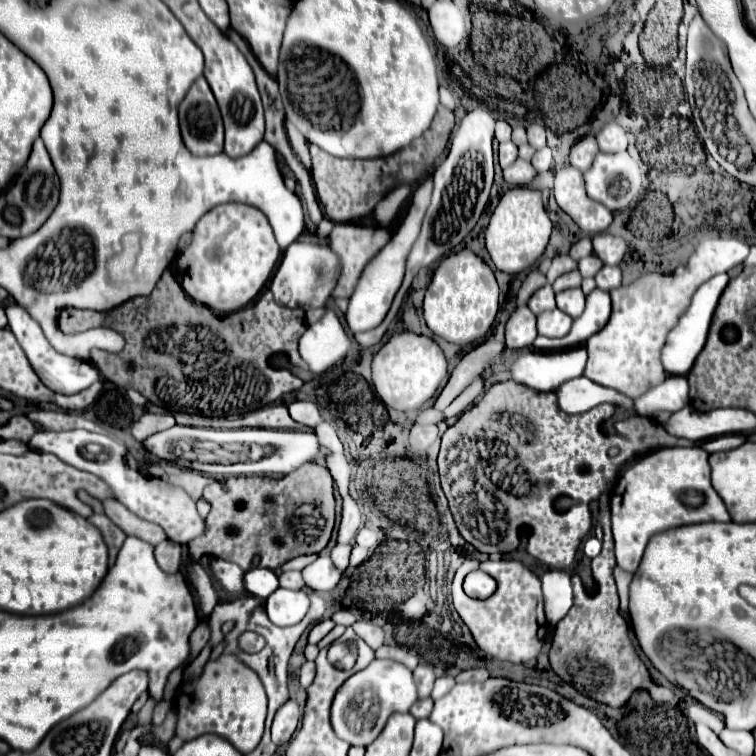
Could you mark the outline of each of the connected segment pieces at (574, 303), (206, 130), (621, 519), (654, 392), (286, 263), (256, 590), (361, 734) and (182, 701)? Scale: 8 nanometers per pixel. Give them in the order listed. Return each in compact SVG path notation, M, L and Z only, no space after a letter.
M567 289L557 293L557 307L575 319L585 309L585 293L581 289Z
M199 77L181 101L179 125L183 143L193 155L205 157L223 151L223 121L205 77Z
M669 447L649 453L623 469L619 483L611 489L615 557L623 571L637 571L647 541L661 531L705 521L731 521L723 499L711 485L707 459L709 453L701 447Z
M669 375L663 383L651 387L647 393L633 401L639 415L651 417L657 411L675 413L689 403L689 385L681 375Z
M301 239L293 241L283 253L281 265L271 281L275 301L285 307L325 307L331 291L337 285L341 273L341 259L329 245L307 243Z
M253 569L245 573L245 589L261 599L267 599L279 587L279 577L271 569Z
M375 659L363 671L351 675L337 691L331 707L331 725L335 733L357 747L367 747L385 727L391 713L407 713L417 701L417 689L411 671L391 659Z
M221 655L215 661L207 661L201 677L193 683L183 683L177 689L175 705L179 709L177 721L177 737L183 741L191 741L205 733L215 733L243 755L251 753L263 735L263 723L267 715L267 697L263 685L255 671L243 667L239 659L231 655Z

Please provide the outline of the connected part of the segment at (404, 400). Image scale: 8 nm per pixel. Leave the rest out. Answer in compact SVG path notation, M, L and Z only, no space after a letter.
M399 333L393 335L373 357L373 385L379 399L397 411L415 411L425 401L429 401L443 377L447 375L447 361L441 347L423 335L417 333Z

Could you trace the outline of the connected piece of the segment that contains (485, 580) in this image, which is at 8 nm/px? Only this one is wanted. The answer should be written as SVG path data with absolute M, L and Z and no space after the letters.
M477 569L477 571L471 571L465 577L463 589L473 599L487 599L491 593L495 593L497 583L495 583L495 579L491 575L487 575L487 573L483 573L483 571Z

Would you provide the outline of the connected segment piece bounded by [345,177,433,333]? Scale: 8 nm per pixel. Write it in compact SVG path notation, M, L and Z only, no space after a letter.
M427 177L413 193L411 197L411 205L409 205L409 211L405 215L405 219L401 221L397 233L391 237L391 241L379 251L379 255L375 255L375 259L371 259L371 263L363 269L363 275L355 287L355 293L351 295L351 301L349 301L349 309L347 309L347 323L349 323L349 329L353 333L359 333L359 331L369 331L369 329L375 329L387 315L391 303L393 303L393 297L397 293L397 289L401 287L401 281L403 281L403 271L405 271L405 259L407 259L407 251L411 251L411 245L415 243L417 235L419 235L419 227L421 227L421 219L425 215L425 211L430 204L431 200L431 177Z

